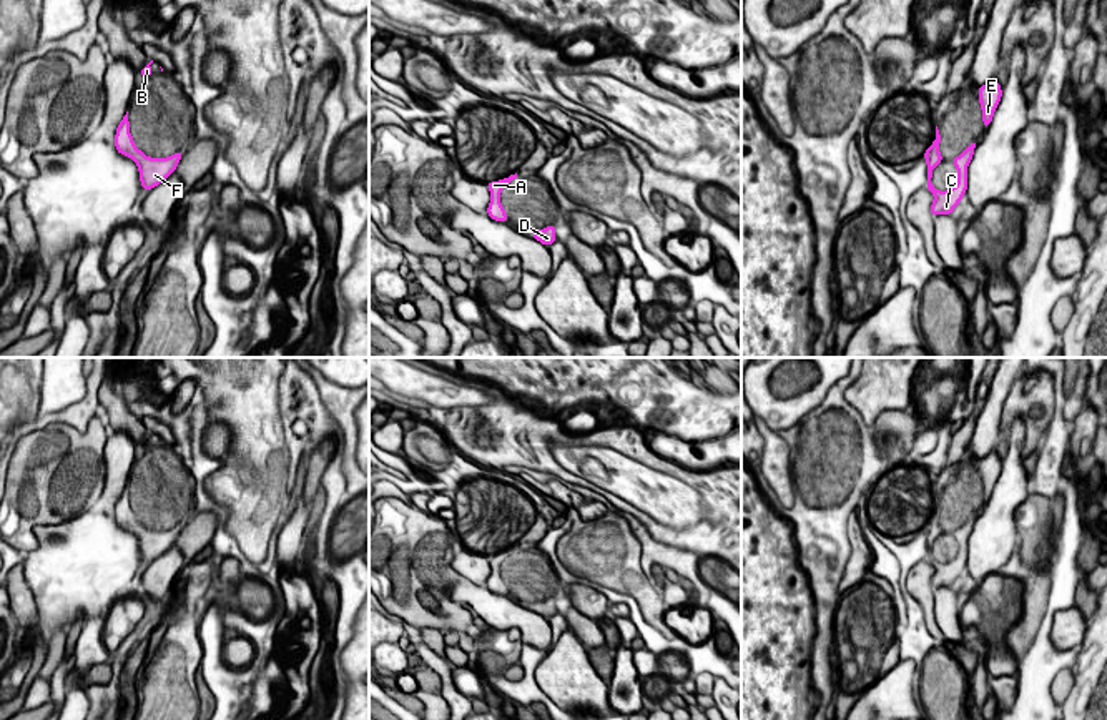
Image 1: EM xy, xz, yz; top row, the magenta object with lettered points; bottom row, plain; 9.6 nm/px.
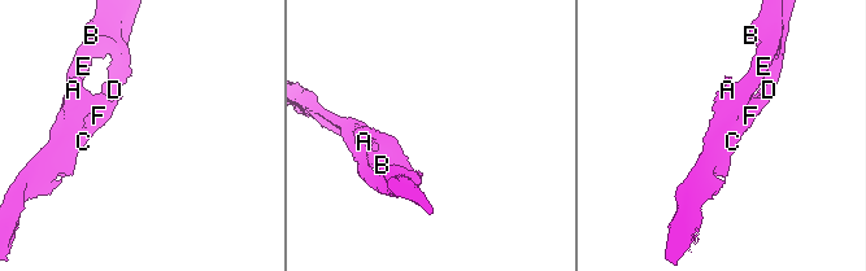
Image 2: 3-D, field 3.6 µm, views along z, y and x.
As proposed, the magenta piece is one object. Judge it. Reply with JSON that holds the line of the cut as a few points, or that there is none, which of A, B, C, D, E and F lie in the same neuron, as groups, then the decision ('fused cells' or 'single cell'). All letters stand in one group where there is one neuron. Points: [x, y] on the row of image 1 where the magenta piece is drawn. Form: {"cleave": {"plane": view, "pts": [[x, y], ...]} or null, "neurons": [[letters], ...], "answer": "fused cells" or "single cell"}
{"cleave": null, "neurons": [["A", "B", "C", "D", "E", "F"]], "answer": "single cell"}

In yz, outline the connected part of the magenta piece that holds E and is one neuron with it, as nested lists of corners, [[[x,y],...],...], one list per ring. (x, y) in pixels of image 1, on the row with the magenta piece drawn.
[[[991,80],[989,83],[979,86],[977,91],[982,110],[984,128],[987,130],[992,121],[994,111],[1001,101],[1002,88],[997,83],[997,80]]]

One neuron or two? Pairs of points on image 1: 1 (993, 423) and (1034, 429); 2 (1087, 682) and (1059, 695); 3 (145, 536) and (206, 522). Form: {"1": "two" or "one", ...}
{"1": "two", "2": "two", "3": "two"}

